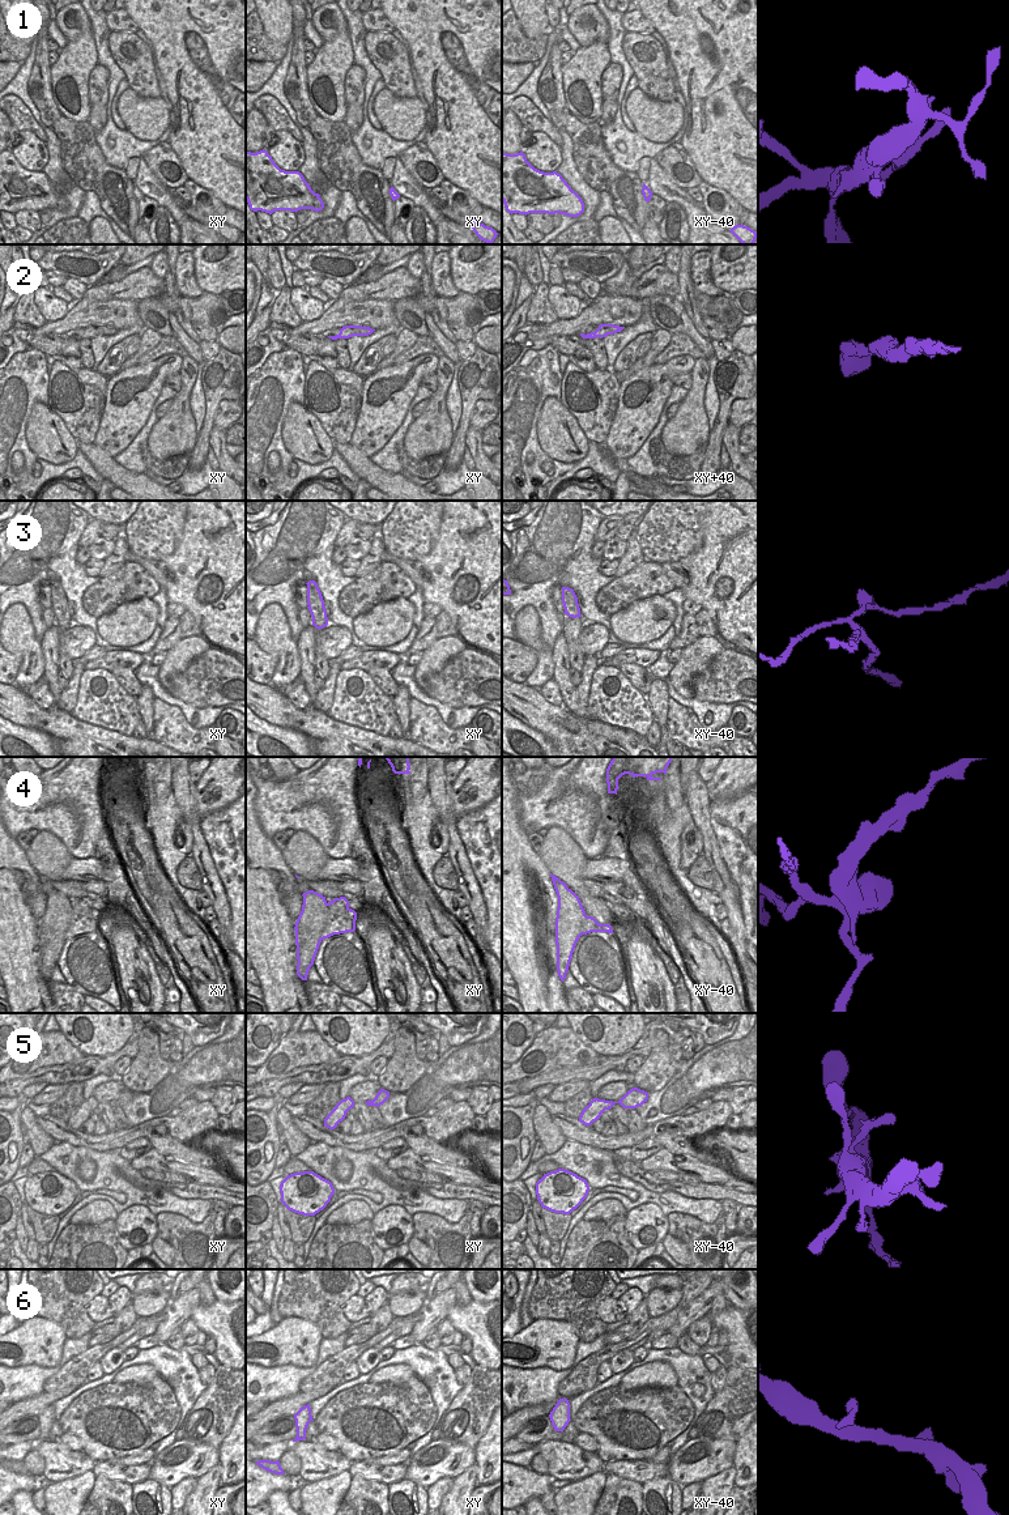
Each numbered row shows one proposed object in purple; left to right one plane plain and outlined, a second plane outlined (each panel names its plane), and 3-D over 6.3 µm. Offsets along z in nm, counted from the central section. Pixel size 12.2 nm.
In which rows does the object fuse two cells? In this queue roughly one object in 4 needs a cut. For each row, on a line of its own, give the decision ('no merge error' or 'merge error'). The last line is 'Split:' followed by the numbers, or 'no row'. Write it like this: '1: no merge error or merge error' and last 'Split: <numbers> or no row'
1: merge error
2: no merge error
3: merge error
4: merge error
5: no merge error
6: no merge error
Split: 1, 3, 4

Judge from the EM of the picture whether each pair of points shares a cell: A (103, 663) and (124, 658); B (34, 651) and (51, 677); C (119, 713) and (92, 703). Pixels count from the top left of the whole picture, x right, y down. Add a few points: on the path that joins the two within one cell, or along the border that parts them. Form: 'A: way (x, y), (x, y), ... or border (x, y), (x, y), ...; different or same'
A: way (109, 660), (119, 658); same
B: border (39, 641), (43, 658), (43, 676); different
C: way (113, 707), (106, 703), (98, 703); same

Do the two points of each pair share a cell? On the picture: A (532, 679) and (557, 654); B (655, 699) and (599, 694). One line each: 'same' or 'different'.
A: different
B: different

